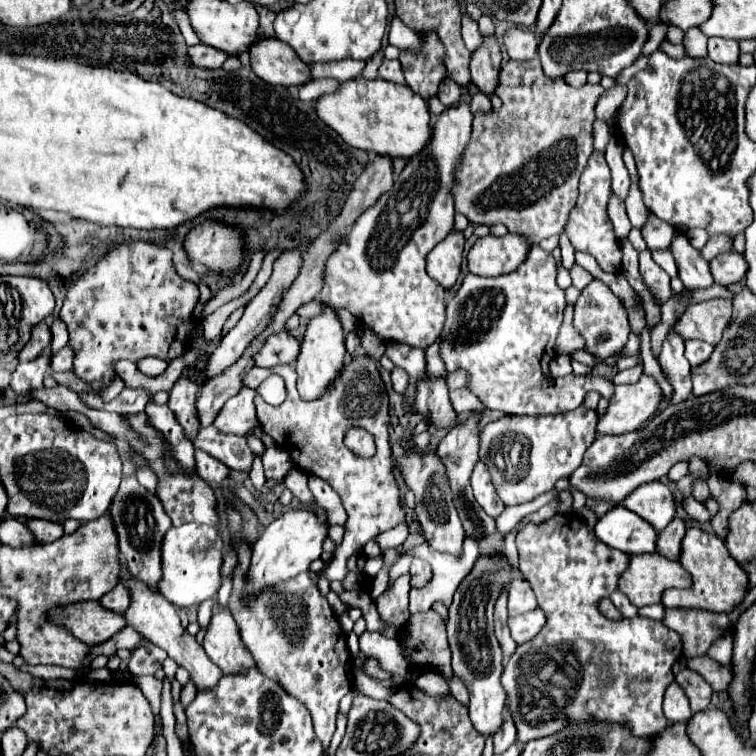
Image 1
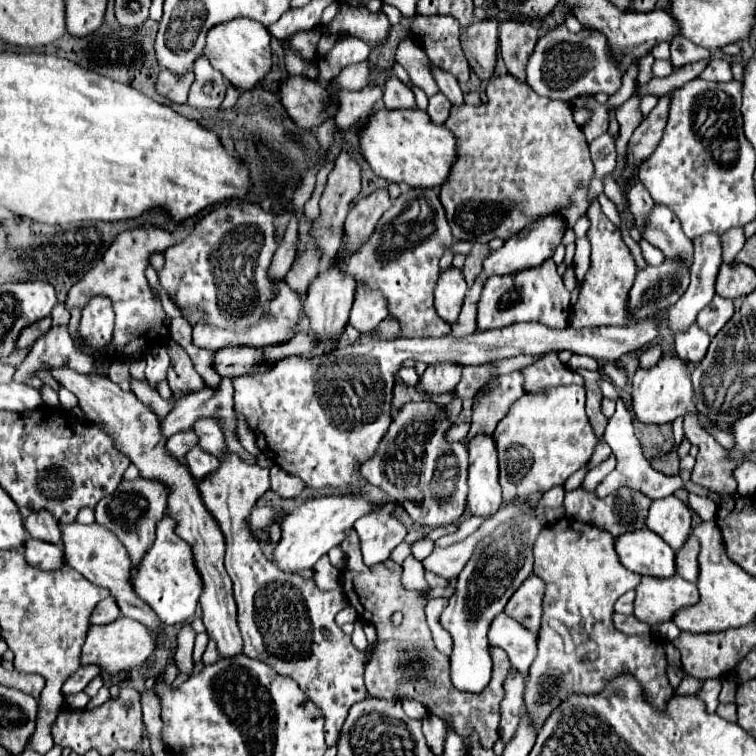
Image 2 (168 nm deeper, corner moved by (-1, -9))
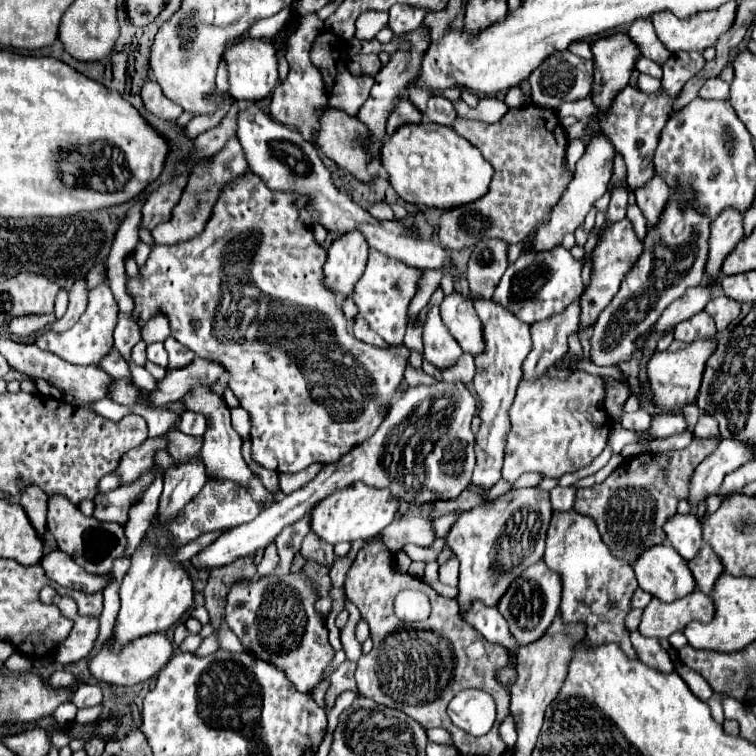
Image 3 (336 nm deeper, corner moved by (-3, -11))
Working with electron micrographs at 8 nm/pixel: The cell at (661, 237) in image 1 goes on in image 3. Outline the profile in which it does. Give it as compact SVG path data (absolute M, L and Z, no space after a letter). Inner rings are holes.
M627 85L623 91L619 91L615 95L609 109L599 117L601 133L605 137L609 137L611 143L615 145L615 149L625 157L627 185L631 191L635 191L637 187L645 187L645 183L655 175L653 153L657 149L657 143L659 143L659 133L671 115L669 113L671 105L673 105L673 97L665 95L663 91L647 95L647 93Z

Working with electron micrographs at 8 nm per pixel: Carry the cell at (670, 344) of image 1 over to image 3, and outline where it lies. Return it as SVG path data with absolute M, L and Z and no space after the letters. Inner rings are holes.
M727 209L711 223L709 253L707 253L707 265L705 265L705 283L717 283L717 279L723 277L721 263L727 259L729 251L733 251L737 241L743 237L741 219L743 219L743 215L739 211Z

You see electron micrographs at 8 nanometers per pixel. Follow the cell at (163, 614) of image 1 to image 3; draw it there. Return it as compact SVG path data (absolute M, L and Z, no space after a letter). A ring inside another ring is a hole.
M63 495L49 497L49 517L47 527L57 547L75 559L77 565L85 567L91 575L113 575L113 561L121 557L127 549L127 537L121 525L97 521L93 517L85 517L73 503L69 503Z

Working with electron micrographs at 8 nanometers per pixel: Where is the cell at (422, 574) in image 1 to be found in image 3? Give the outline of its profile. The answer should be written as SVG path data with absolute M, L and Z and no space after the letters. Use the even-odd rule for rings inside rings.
M451 557L439 567L439 581L451 587L457 587L457 577L459 577L459 563L457 557Z

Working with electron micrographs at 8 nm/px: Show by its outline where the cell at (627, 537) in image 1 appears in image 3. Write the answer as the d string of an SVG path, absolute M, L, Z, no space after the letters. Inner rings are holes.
M661 543L657 547L649 547L649 551L643 551L637 559L637 563L633 563L639 587L651 595L657 595L661 601L675 601L681 599L685 595L689 595L691 591L697 589L695 579L685 563L685 559L681 559L681 555L677 555L677 551L673 551L673 547L669 543Z

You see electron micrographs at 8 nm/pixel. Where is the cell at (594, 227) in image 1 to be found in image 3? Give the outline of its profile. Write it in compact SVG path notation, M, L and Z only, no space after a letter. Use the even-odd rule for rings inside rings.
M621 219L605 227L605 235L601 235L601 239L597 241L593 249L593 279L589 283L589 291L585 291L585 295L581 297L581 327L585 329L593 327L593 323L597 321L597 315L601 315L601 311L611 303L613 295L617 295L621 287L621 279L625 279L625 275L629 273L629 267L633 267L633 263L639 259L641 249L643 245L633 235L629 219Z

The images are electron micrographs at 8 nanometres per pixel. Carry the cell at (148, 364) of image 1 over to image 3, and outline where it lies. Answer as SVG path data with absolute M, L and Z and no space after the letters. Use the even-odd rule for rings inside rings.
M139 341L135 347L133 347L133 351L131 351L131 361L135 363L135 365L139 365L139 367L145 367L145 361L147 361L147 355L145 355L145 341Z

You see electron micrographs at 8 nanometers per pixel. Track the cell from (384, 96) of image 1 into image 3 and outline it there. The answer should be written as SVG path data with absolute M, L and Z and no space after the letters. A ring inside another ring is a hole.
M415 123L399 127L381 147L381 165L387 171L393 189L409 203L435 209L449 209L471 203L487 193L491 165L477 147L457 135L451 127L435 123Z

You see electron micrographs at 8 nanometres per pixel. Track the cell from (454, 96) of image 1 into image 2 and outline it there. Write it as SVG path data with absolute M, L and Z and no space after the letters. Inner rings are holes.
M437 93L437 95L429 97L427 113L435 123L443 125L447 121L447 117L449 117L449 109L451 109L451 101L443 93Z

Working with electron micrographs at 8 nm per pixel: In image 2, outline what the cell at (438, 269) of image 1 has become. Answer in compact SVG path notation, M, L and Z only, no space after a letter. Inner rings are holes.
M451 267L449 271L439 275L435 287L435 309L439 317L443 317L443 321L447 321L449 325L457 323L459 319L465 291L467 291L467 283L459 269Z

